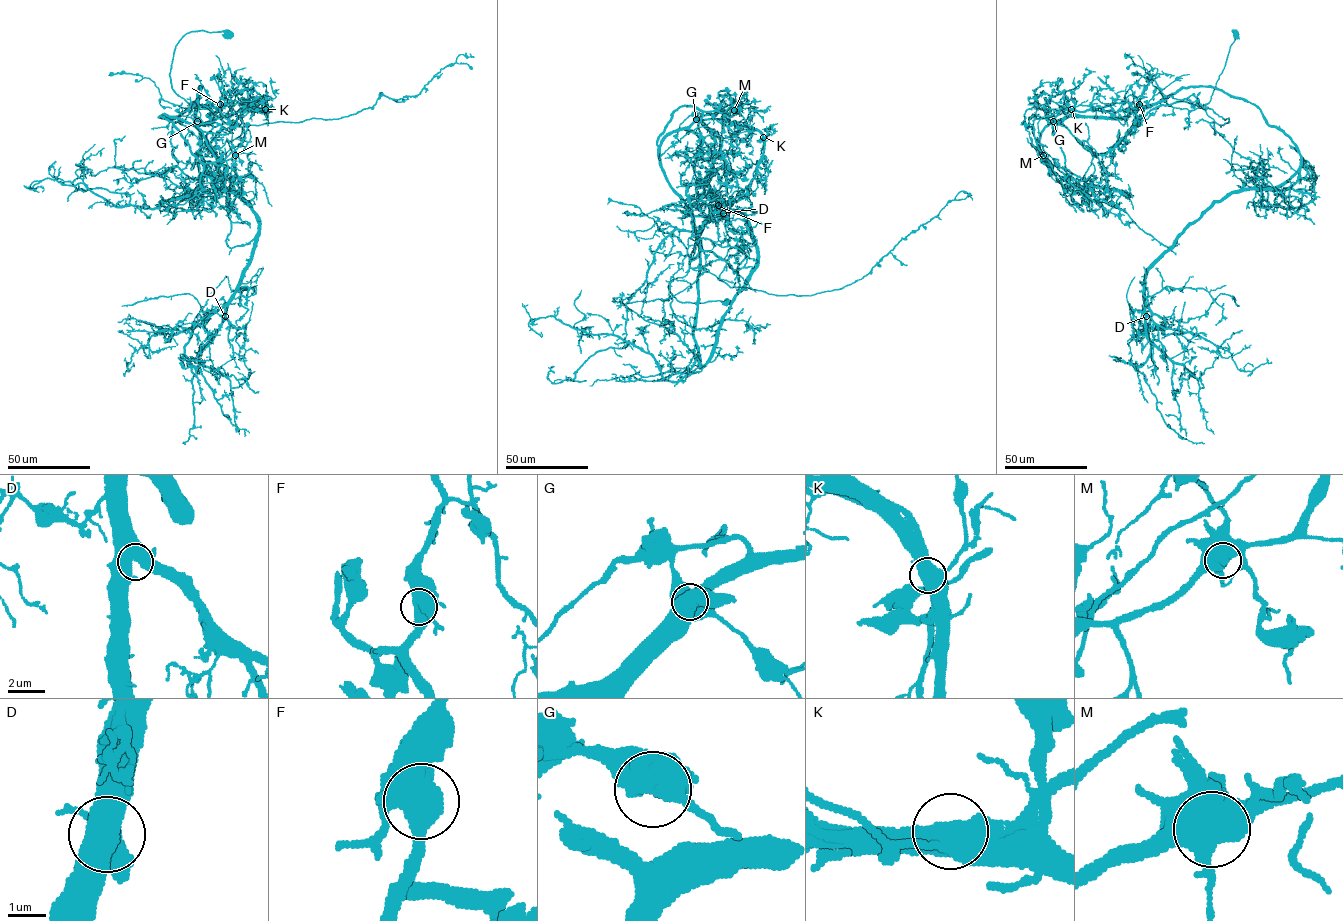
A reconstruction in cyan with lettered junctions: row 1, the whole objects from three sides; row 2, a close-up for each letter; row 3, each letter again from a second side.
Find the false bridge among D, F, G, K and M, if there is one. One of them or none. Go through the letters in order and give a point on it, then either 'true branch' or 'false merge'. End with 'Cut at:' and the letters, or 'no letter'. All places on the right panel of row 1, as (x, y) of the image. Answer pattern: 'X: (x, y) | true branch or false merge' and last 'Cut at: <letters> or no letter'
D: (1146, 316) | true branch
F: (1139, 104) | true branch
G: (1053, 121) | true branch
K: (1071, 109) | false merge
M: (1043, 155) | true branch
Cut at: K

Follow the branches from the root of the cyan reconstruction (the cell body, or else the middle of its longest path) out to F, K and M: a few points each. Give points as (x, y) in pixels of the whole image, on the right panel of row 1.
F: (1236, 33), (1225, 66), (1207, 103), (1197, 105), (1175, 101), (1159, 105), (1134, 125), (1139, 104)
K: (1236, 33), (1211, 99), (1204, 105), (1175, 101), (1159, 105), (1141, 117), (1123, 109), (1070, 109)
M: (1236, 33), (1207, 103), (1154, 107), (1110, 150), (1094, 156), (1075, 183), (1068, 182), (1043, 155)

